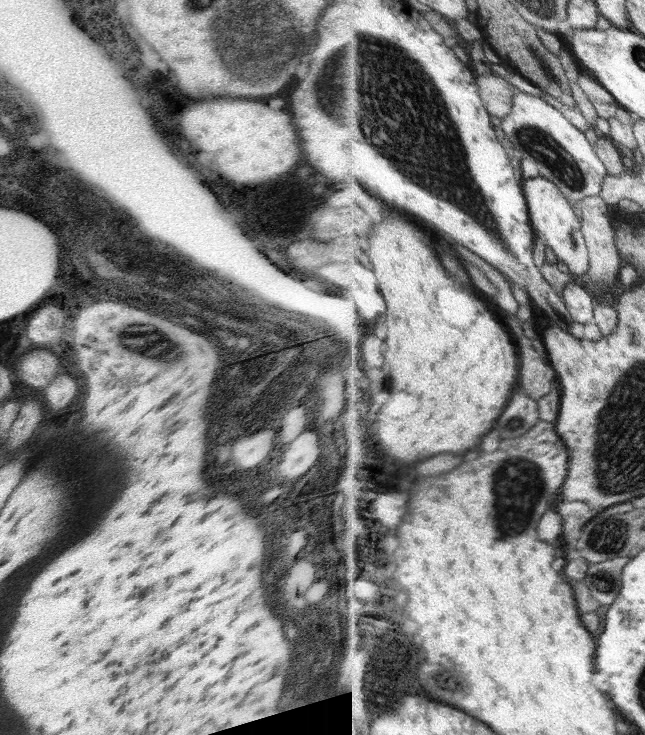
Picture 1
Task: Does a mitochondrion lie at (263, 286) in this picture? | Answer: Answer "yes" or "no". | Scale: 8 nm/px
yes

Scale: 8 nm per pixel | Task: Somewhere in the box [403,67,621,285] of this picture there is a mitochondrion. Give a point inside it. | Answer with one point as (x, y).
(552, 154)

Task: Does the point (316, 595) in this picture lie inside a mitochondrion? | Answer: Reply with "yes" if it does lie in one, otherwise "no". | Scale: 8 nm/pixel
yes

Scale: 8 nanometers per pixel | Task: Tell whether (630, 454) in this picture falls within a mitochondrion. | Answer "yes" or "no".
yes

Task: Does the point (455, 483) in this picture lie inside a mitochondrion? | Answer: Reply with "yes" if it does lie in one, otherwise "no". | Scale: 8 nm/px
no

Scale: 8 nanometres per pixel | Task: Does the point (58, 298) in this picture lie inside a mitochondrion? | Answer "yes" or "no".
no

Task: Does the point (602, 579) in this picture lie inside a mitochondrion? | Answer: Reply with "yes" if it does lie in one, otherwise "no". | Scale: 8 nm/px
yes

